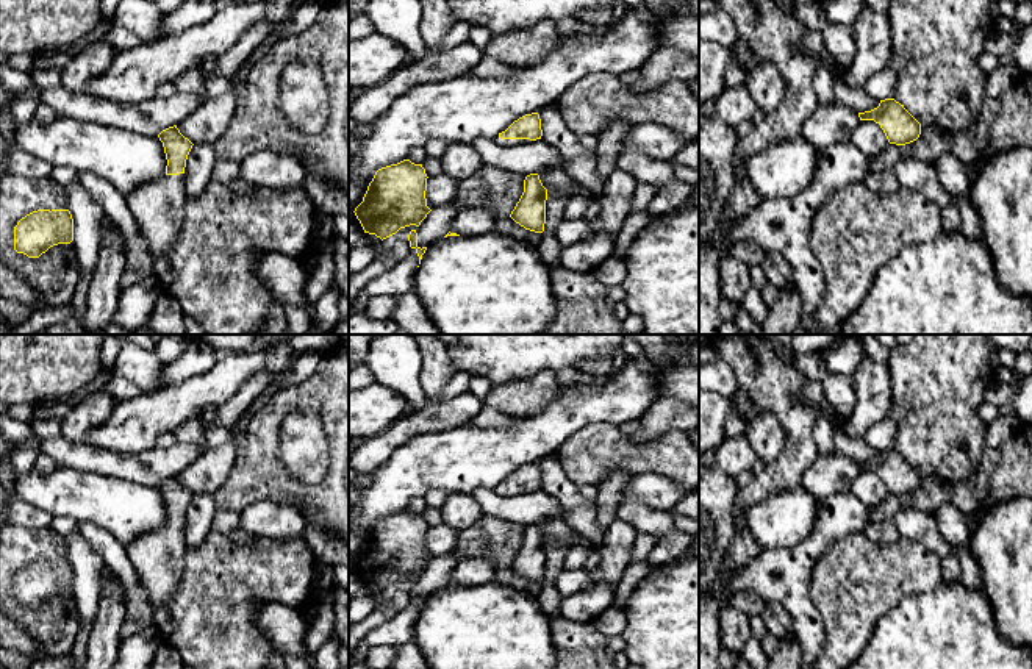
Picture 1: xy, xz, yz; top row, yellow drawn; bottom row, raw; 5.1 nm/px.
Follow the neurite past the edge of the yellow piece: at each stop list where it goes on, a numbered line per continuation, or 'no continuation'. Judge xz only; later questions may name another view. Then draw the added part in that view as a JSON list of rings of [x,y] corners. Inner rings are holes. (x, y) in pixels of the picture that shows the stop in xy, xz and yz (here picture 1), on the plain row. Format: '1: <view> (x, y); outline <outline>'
1: xz (498, 490); outline [[[499,485],[494,488],[494,492],[497,495],[524,495],[524,494],[530,494],[530,489],[500,489]]]

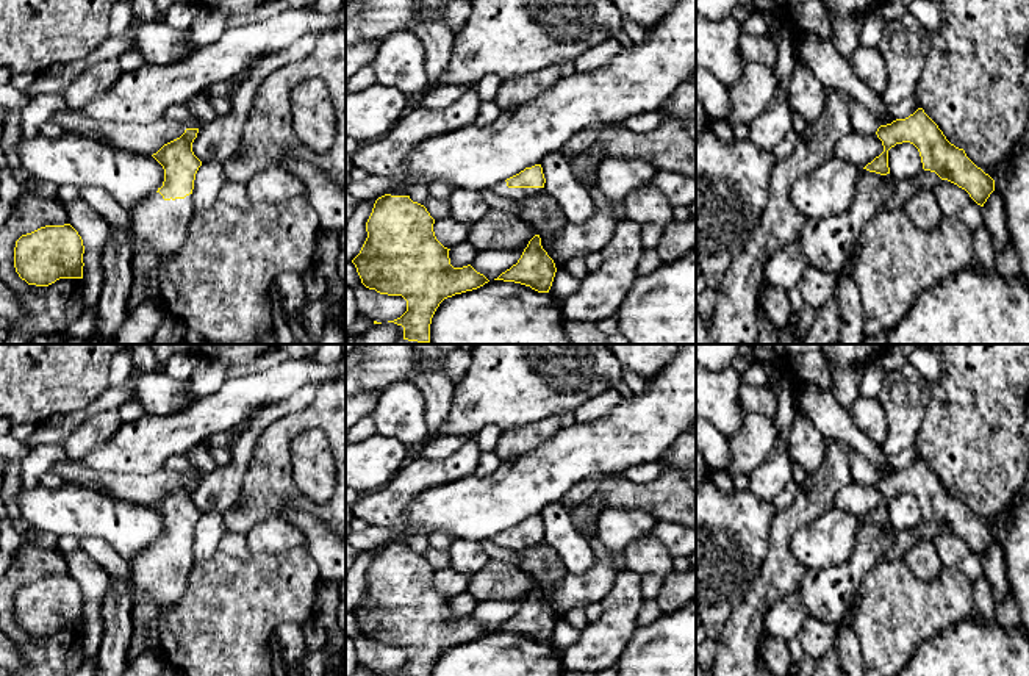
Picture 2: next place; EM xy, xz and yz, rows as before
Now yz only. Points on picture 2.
no continuation

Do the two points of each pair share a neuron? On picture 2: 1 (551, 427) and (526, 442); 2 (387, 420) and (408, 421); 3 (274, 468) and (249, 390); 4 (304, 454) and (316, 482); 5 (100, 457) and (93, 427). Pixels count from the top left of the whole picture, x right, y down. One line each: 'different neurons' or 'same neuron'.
1: same neuron
2: same neuron
3: different neurons
4: same neuron
5: different neurons

